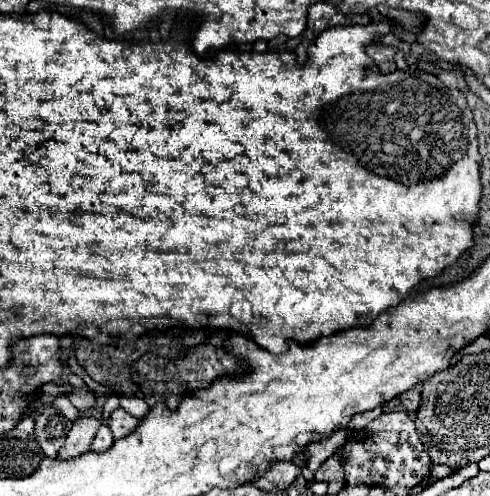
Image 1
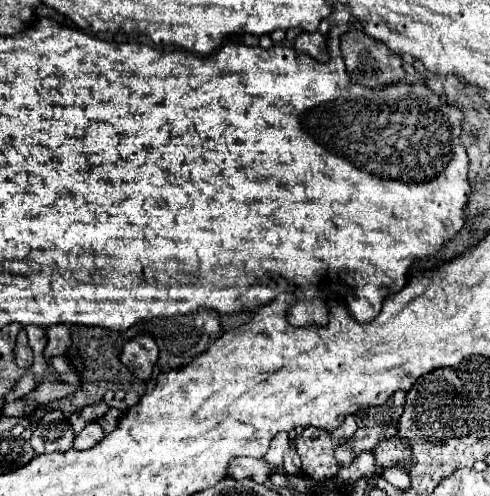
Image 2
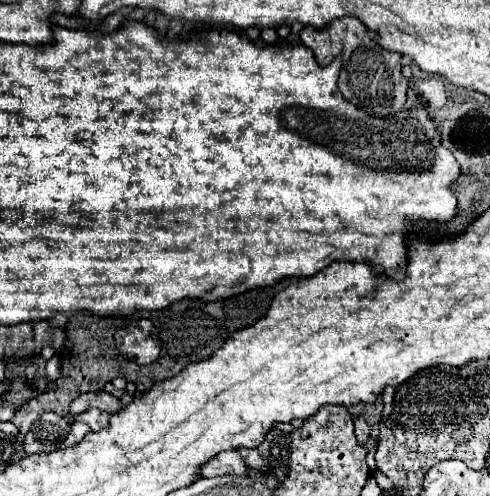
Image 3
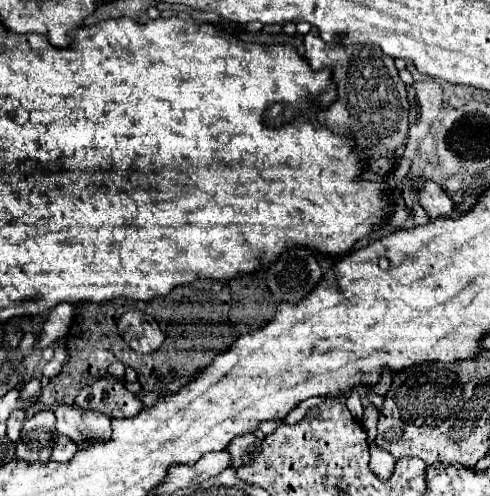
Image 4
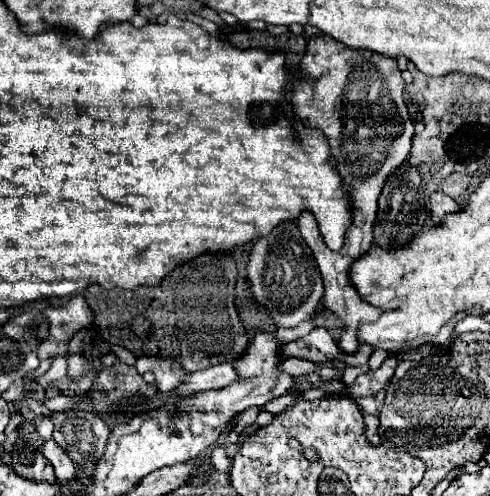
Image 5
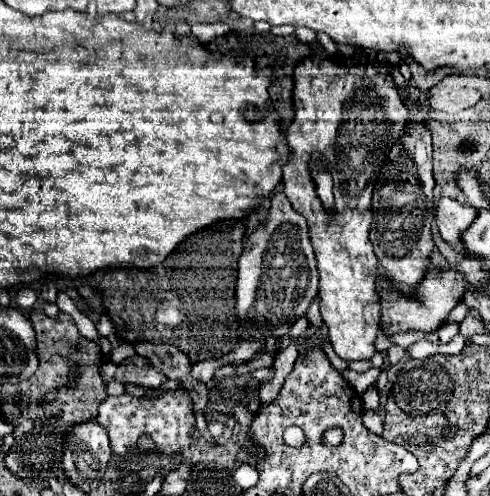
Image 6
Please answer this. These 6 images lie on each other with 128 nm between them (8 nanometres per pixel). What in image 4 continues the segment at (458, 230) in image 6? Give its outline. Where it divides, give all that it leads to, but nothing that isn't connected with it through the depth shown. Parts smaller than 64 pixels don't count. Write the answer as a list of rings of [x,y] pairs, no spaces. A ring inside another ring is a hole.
[[[424,180],[422,188],[418,190],[418,196],[420,196],[422,208],[428,212],[430,218],[450,216],[454,212],[452,200],[446,196],[446,192],[438,184],[434,184],[430,180]]]

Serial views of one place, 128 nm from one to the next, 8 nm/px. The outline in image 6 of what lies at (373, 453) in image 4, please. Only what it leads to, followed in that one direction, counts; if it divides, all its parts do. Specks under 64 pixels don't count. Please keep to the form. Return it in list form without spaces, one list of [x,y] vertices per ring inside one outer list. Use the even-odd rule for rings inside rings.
[[[366,410],[366,412],[362,414],[362,420],[364,420],[364,426],[366,426],[370,432],[374,432],[374,434],[382,434],[382,420],[380,420],[378,412],[374,412],[374,410]]]

